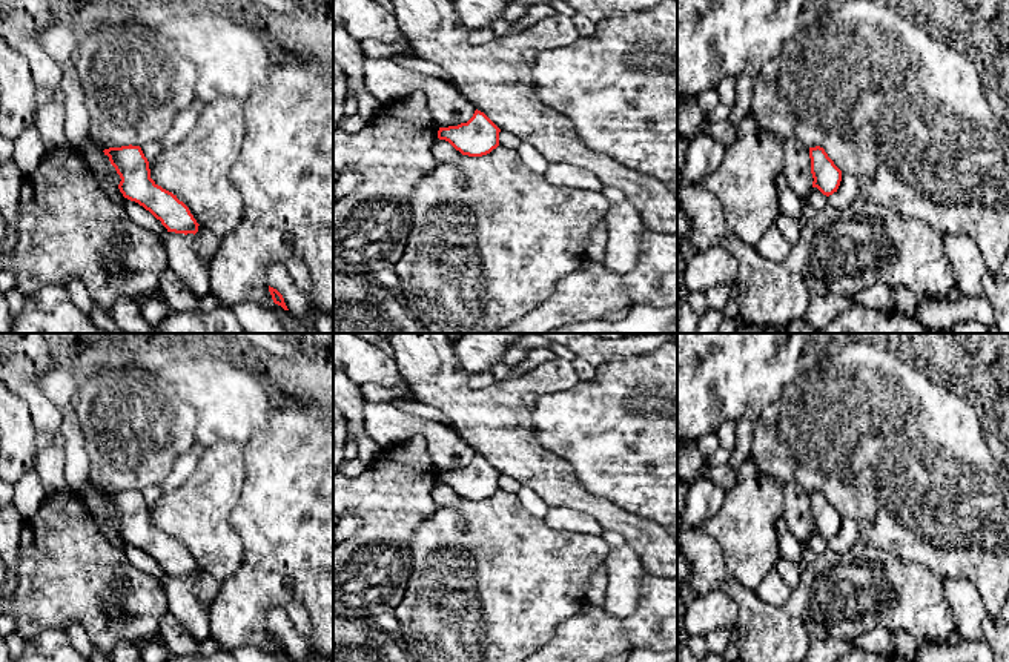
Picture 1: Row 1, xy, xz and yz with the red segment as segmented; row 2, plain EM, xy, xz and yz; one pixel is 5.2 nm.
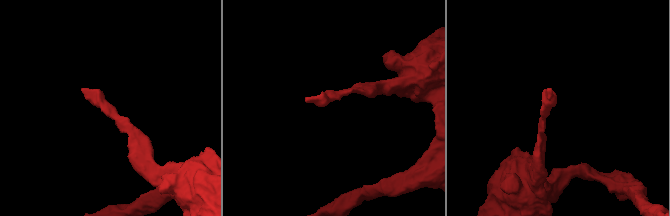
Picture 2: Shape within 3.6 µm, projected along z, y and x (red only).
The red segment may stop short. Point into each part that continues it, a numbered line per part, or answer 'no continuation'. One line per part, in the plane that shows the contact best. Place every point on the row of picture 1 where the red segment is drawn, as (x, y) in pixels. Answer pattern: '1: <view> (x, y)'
no continuation

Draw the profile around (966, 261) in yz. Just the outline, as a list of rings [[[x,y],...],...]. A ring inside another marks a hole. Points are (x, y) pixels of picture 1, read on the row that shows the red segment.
[[[944,233],[943,249],[955,275],[955,295],[983,296],[983,280],[987,269],[974,240],[968,235]]]

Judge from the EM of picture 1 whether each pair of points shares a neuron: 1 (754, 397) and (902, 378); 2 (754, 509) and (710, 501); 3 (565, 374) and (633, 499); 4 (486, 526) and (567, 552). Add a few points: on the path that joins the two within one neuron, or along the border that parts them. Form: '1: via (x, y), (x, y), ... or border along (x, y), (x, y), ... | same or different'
1: border along (799, 372), (780, 395) | different
2: border along (727, 493), (722, 507), (701, 527) | different
3: border along (579, 381), (570, 389), (545, 393), (539, 398) | different
4: via (506, 546), (512, 552), (547, 552) | same

